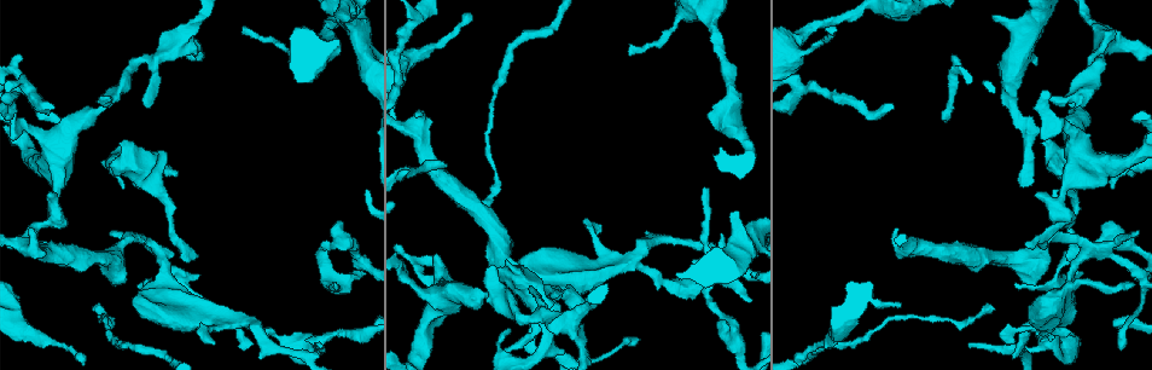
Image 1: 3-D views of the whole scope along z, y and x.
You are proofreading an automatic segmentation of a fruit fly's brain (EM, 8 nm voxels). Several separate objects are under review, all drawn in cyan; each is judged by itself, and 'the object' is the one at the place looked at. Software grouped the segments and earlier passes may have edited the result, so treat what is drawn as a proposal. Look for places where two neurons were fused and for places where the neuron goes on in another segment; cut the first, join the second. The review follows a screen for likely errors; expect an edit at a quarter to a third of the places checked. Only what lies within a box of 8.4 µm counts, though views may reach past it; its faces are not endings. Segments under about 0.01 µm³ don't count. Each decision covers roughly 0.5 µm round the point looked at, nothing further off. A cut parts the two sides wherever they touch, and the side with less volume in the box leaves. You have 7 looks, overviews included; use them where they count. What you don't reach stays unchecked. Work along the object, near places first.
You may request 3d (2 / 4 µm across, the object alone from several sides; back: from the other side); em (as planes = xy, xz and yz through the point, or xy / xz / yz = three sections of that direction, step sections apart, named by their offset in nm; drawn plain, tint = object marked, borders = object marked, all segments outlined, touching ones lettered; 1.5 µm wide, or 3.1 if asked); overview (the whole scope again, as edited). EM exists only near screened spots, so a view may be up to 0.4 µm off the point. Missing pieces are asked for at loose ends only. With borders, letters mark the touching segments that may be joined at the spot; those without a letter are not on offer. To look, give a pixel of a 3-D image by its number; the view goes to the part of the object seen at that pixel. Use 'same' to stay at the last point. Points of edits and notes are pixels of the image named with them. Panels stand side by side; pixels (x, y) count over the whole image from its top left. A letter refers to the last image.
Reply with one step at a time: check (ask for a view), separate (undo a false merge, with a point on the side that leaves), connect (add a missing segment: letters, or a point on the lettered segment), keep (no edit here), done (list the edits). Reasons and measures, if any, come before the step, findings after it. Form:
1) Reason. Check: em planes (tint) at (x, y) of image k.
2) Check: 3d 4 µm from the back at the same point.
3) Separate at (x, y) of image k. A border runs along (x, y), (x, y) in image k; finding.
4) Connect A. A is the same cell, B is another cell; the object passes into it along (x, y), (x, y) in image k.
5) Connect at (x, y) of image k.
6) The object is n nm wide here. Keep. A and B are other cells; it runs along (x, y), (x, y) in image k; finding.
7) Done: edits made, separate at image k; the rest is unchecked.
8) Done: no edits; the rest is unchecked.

An open end. Check: 3d 4 µm at (825, 27) of image 1.

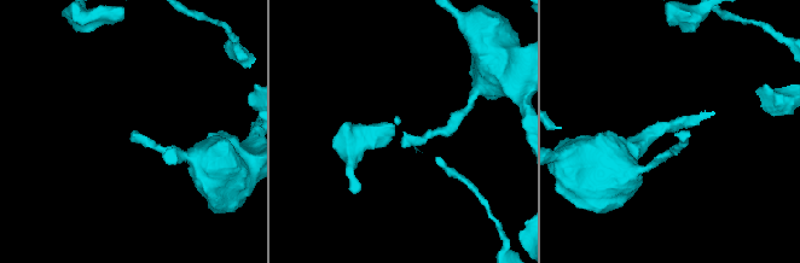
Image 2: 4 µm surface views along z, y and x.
Check: em xz step 8 (tint) at (675, 134) of image 2.

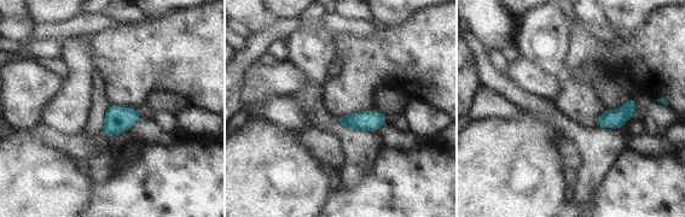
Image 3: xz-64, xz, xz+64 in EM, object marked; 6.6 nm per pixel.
Another direction. Check: em planes (borders) at the same point.

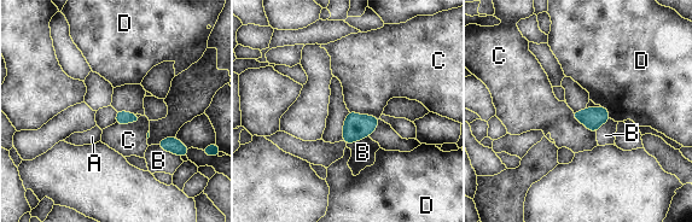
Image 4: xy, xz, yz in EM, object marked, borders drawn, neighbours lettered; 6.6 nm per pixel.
Keep. A, B, C and D are other cells; a border runs along (348, 109), (362, 115), (379, 117) in image 4; no lettered segment goes on from it.

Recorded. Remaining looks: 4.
Branch stops here. Check: 3d 2 µm at (423, 119) of image 1.

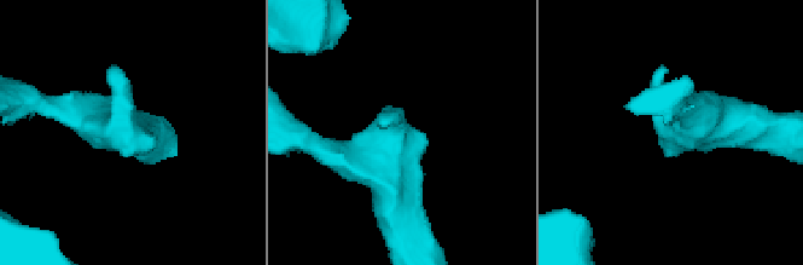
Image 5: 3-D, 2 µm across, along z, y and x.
Check: em planes (borders) at (133, 153) of image 5.

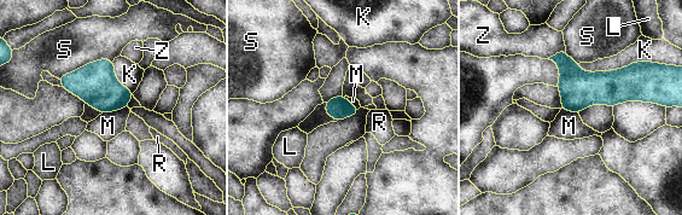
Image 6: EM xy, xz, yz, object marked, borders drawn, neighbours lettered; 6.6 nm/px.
Keep. K, L, M, R, S and Z are other cells; it runs along (555, 58), (587, 87), (646, 96) in image 6; none of them fits.

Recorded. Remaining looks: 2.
Looks like a crossing. Check: em yz step 8 (tint) at (163, 253) of image 1.

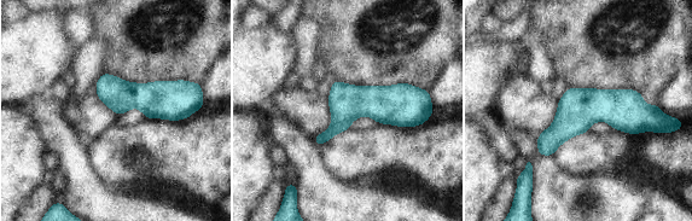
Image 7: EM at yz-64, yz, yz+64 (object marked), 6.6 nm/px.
Check: em planes (borders) at the same point.

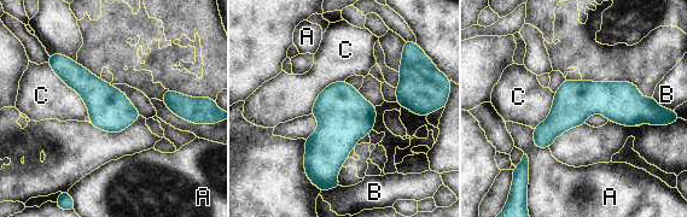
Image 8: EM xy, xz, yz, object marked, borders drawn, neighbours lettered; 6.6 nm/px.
The longest contact is with C, 460 nm. Keep. A, B and C are other cells; it runs along (662, 115), (576, 105), (537, 144) in image 8; continuous, no second neuron.

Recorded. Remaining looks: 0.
Done: no edits; the rest is unchecked.

